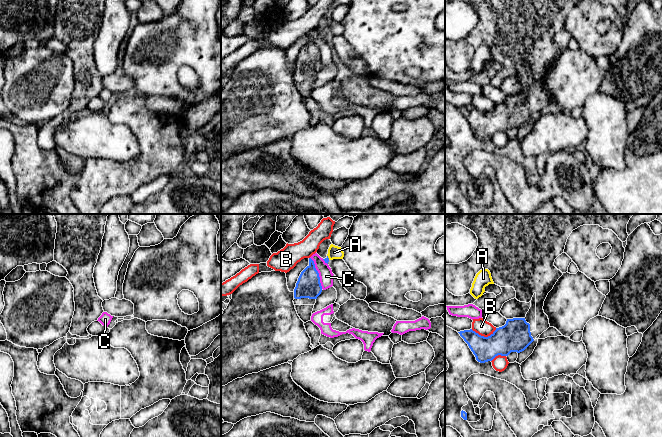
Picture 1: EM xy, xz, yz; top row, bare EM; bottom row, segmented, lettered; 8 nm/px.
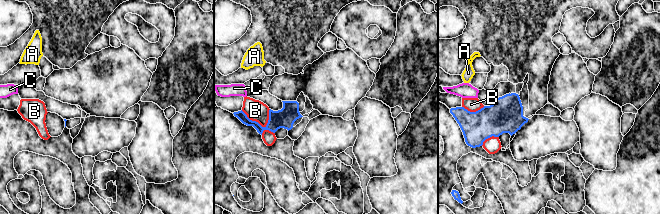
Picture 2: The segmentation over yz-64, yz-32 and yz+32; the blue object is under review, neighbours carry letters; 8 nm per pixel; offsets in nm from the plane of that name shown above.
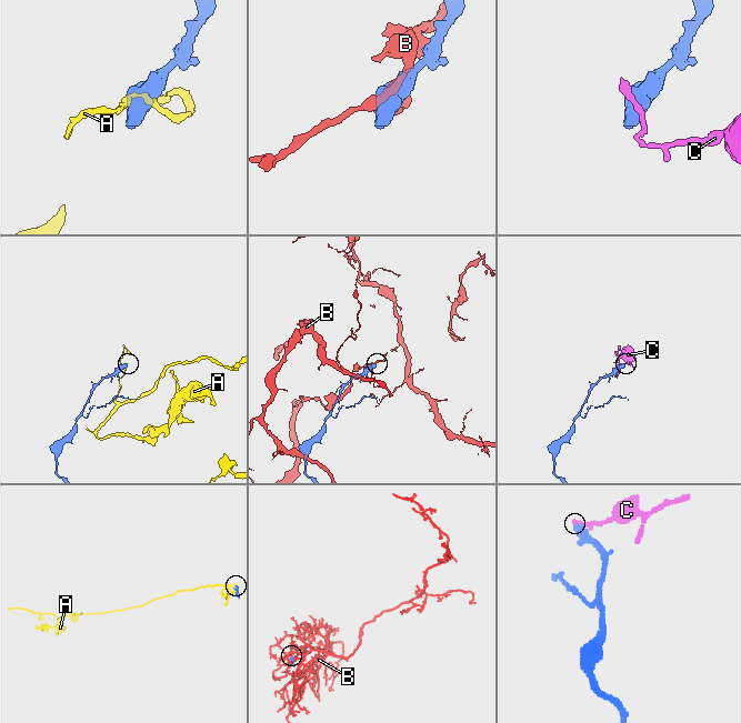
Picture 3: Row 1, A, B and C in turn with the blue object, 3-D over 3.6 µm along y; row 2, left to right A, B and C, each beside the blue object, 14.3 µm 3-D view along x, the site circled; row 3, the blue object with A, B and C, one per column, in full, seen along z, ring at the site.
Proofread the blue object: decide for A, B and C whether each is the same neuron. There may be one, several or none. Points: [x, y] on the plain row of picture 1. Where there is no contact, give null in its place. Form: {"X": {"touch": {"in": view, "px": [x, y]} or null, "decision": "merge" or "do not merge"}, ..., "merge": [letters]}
{"A": {"touch": {"in": "xz", "px": [327, 33]}, "decision": "do not merge"}, "B": {"touch": {"in": "yz", "px": [483, 112]}, "decision": "do not merge"}, "C": {"touch": {"in": "xz", "px": [318, 49]}, "decision": "do not merge"}, "merge": []}

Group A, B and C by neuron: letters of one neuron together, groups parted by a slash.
A / B / C

